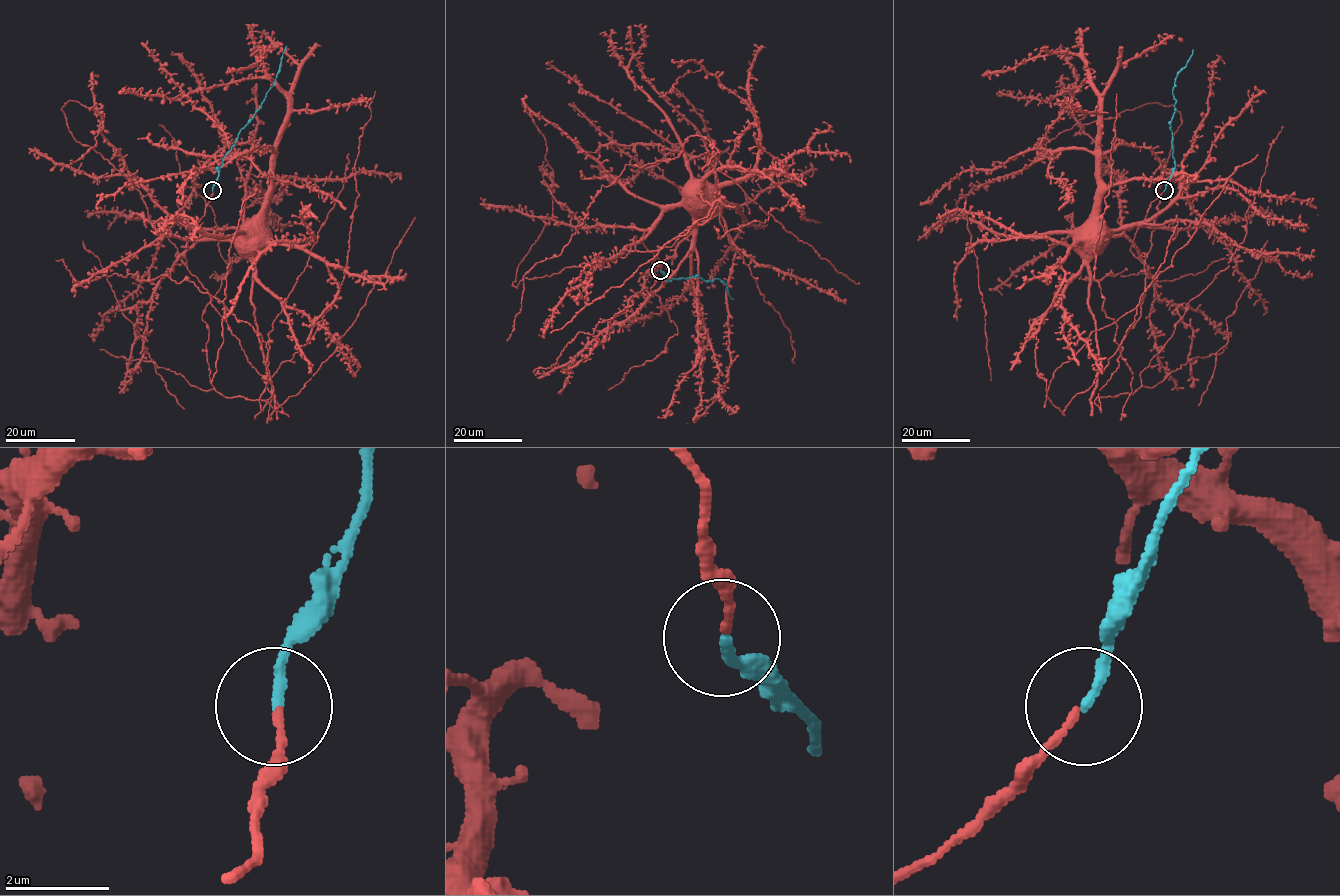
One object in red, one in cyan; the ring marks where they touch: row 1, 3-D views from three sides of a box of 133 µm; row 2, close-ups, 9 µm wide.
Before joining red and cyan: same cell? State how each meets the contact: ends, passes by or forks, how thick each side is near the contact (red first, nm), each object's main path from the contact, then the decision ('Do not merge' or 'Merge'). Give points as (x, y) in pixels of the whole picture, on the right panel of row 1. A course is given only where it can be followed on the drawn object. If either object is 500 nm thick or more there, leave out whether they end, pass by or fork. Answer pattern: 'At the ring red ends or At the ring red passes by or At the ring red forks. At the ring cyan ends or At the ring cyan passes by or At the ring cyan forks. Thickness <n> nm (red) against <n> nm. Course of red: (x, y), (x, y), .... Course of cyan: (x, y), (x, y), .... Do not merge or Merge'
At the ring red ends. At the ring cyan ends. Thickness 140 nm (red) against 190 nm. Course of red: (1163, 190), (1151, 203), (1130, 249), (1145, 264), (1145, 258), (1126, 237), (1095, 237), (1078, 230). Course of cyan: (1164, 190), (1175, 169), (1170, 121), (1176, 102), (1172, 91), (1177, 73), (1193, 49). Merge

